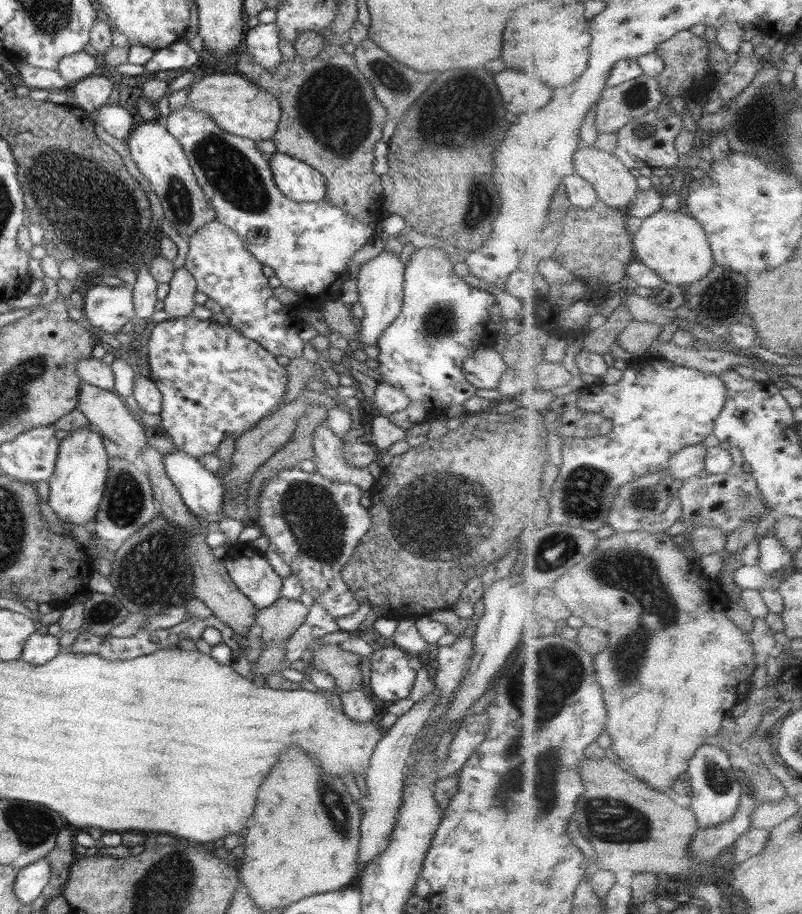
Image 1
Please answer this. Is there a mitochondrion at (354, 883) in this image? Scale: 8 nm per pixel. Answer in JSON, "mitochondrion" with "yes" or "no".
{"mitochondrion":"no"}

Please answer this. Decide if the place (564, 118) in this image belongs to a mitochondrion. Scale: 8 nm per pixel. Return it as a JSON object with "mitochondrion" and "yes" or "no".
{"mitochondrion":"no"}

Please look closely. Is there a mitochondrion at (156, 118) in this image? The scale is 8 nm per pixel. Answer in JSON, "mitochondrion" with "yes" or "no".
{"mitochondrion":"no"}

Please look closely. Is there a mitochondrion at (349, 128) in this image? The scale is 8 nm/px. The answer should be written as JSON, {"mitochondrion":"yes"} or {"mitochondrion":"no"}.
{"mitochondrion":"yes"}

